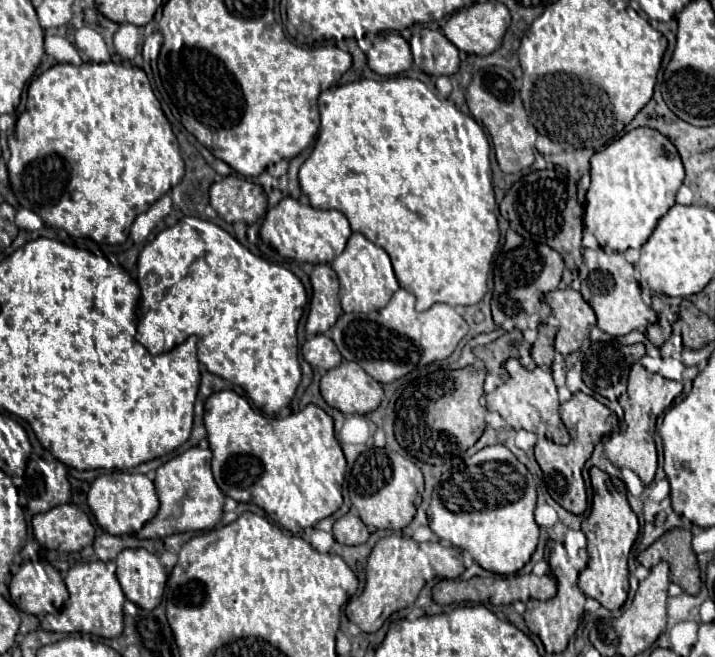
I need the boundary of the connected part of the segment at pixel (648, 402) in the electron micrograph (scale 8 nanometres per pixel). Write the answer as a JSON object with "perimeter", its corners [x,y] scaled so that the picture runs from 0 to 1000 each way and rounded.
{"perimeter":[[[891,551],[891,554],[885,554],[883,569],[880,569],[877,600],[867,604],[867,615],[873,626],[871,639],[877,645],[874,654],[856,659],[846,670],[846,694],[855,700],[855,706],[860,706],[866,712],[885,715],[902,740],[913,734],[913,725],[919,715],[919,682],[916,670],[913,670],[916,639],[952,600],[952,594],[955,594],[952,581],[941,581],[941,578],[933,578],[922,569],[913,569]]]}

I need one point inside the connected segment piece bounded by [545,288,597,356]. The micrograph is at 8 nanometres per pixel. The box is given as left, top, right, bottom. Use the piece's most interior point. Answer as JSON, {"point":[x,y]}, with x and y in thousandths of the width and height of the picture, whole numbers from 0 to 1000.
{"point":[804,481]}

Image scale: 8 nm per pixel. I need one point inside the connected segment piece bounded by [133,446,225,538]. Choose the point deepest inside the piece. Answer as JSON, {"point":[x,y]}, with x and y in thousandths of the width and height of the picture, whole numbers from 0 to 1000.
{"point":[266,761]}

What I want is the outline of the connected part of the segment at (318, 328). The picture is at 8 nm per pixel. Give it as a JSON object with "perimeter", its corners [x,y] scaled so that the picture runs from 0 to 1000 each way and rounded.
{"perimeter":[[[460,402],[438,405],[432,423],[438,435],[438,451],[427,499],[432,508],[457,508],[480,475],[471,451],[474,426]]]}

